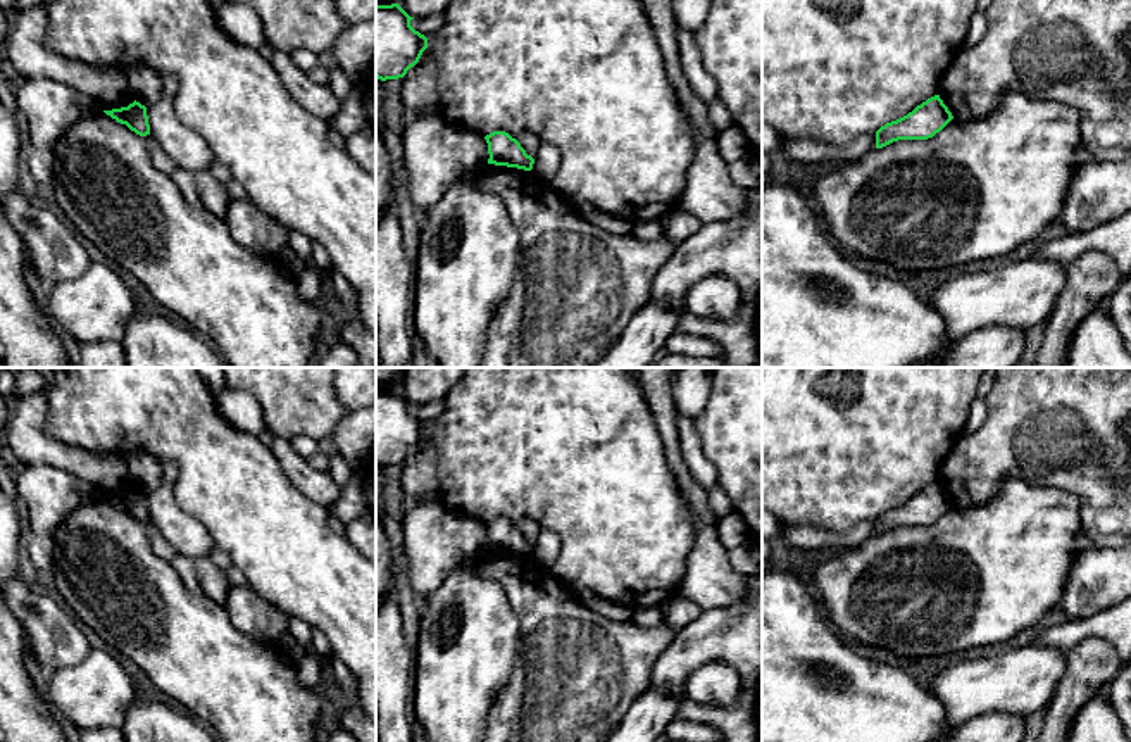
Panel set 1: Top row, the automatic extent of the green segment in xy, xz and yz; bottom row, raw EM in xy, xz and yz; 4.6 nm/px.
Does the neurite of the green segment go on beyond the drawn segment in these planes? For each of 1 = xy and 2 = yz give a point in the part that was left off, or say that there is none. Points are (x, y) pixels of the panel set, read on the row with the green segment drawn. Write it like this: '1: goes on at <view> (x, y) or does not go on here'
1: does not go on here
2: does not go on here

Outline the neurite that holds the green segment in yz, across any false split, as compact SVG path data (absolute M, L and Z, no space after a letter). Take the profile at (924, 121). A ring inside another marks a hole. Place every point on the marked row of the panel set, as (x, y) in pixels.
M940 95L917 105L907 116L886 123L876 131L876 148L898 140L928 140L940 133L953 119Z

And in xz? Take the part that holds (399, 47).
M398 3L376 5L376 78L398 79L414 67L428 48L428 38L410 26Z

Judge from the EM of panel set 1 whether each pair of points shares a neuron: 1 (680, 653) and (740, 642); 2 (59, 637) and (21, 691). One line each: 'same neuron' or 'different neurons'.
1: same neuron
2: different neurons

